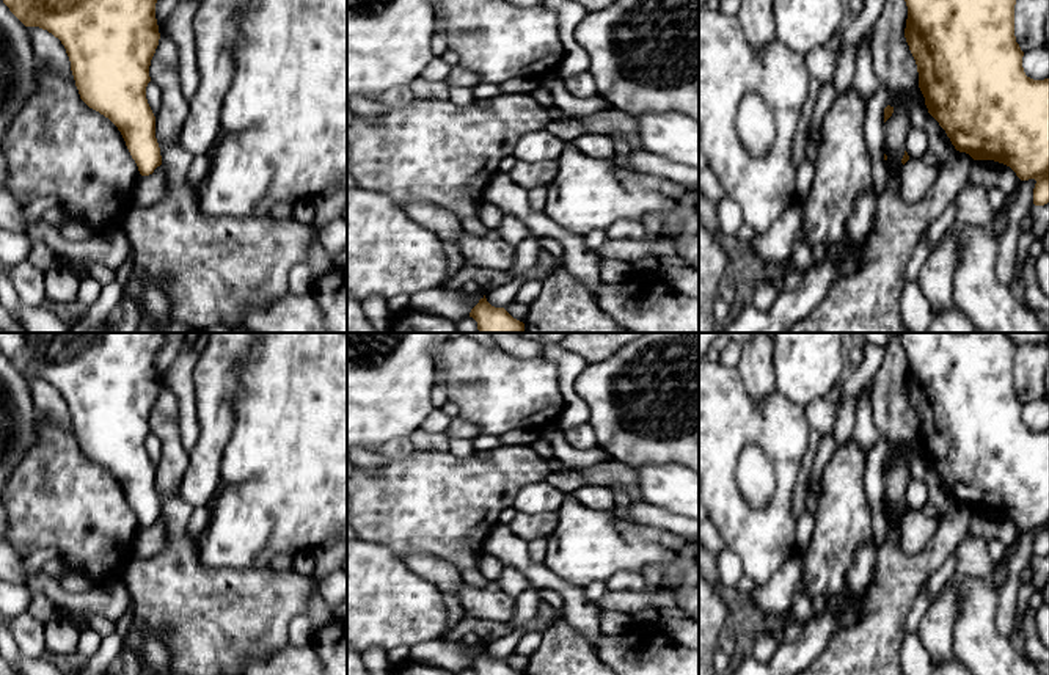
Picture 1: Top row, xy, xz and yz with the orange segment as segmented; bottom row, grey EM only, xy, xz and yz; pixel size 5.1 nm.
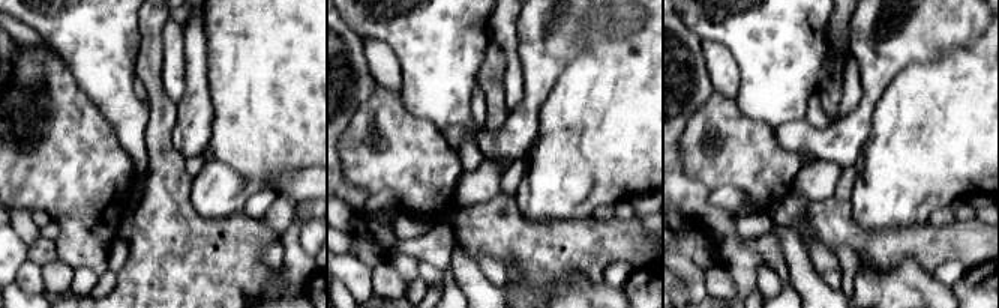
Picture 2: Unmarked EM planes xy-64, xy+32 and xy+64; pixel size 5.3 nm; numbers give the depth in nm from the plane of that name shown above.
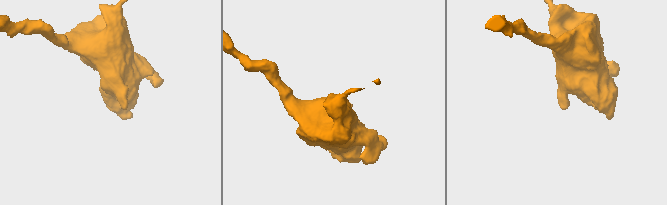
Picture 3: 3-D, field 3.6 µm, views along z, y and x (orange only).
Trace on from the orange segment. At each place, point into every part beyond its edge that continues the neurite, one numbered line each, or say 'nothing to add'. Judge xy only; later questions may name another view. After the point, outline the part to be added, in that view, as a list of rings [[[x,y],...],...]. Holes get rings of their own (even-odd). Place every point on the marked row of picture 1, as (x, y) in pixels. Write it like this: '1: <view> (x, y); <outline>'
nothing to add

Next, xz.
nothing to add

